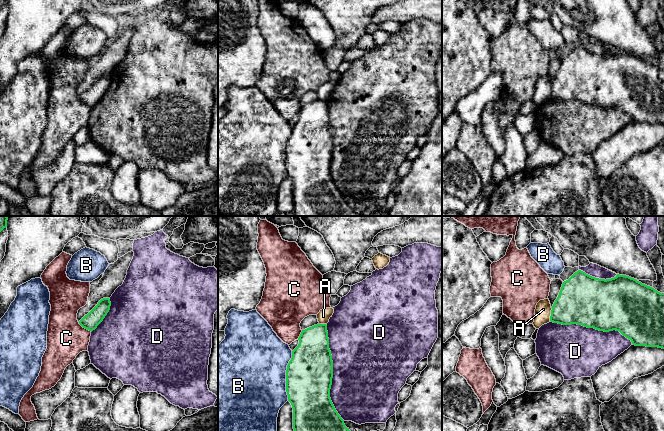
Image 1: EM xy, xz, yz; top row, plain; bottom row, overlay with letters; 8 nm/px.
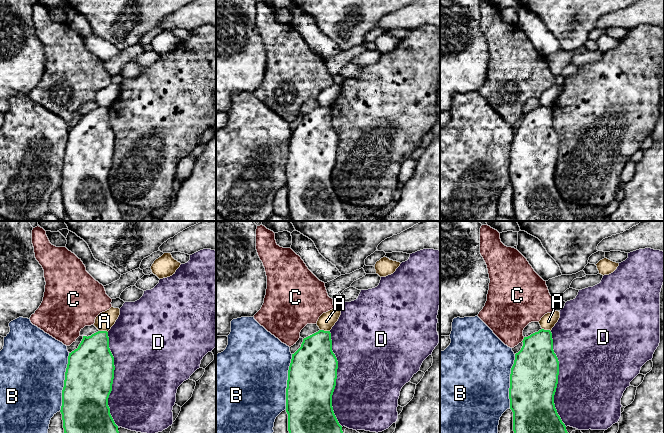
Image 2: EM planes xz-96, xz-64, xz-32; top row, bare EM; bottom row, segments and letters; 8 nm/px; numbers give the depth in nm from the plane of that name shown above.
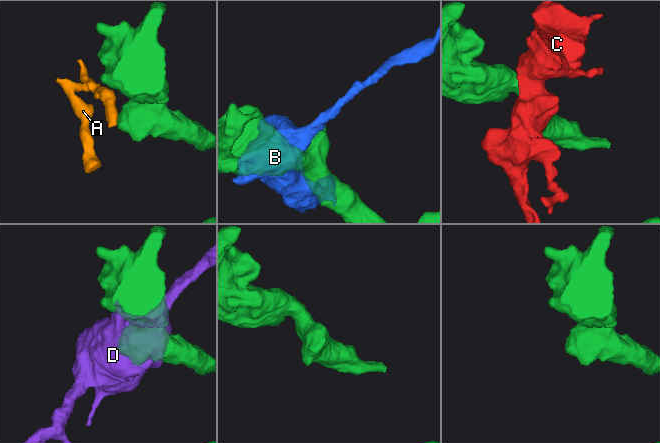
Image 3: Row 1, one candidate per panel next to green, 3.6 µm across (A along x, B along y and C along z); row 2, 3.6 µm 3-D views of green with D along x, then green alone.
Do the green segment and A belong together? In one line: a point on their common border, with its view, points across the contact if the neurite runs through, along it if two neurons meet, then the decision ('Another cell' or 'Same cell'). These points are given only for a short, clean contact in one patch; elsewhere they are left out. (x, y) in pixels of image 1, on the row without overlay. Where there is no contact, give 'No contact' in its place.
Touches green at yz (551, 90). Boundary: yz (552, 84), (549, 96). Another cell

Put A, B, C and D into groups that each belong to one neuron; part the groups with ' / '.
A / B / C / D

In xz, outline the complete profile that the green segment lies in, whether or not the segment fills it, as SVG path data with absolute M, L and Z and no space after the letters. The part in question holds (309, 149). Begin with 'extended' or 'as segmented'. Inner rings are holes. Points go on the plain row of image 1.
as segmented; M317 100L302 106L298 116L286 146L286 168L293 184L293 213L295 216L363 216L345 202L330 174L333 137L327 101Z

